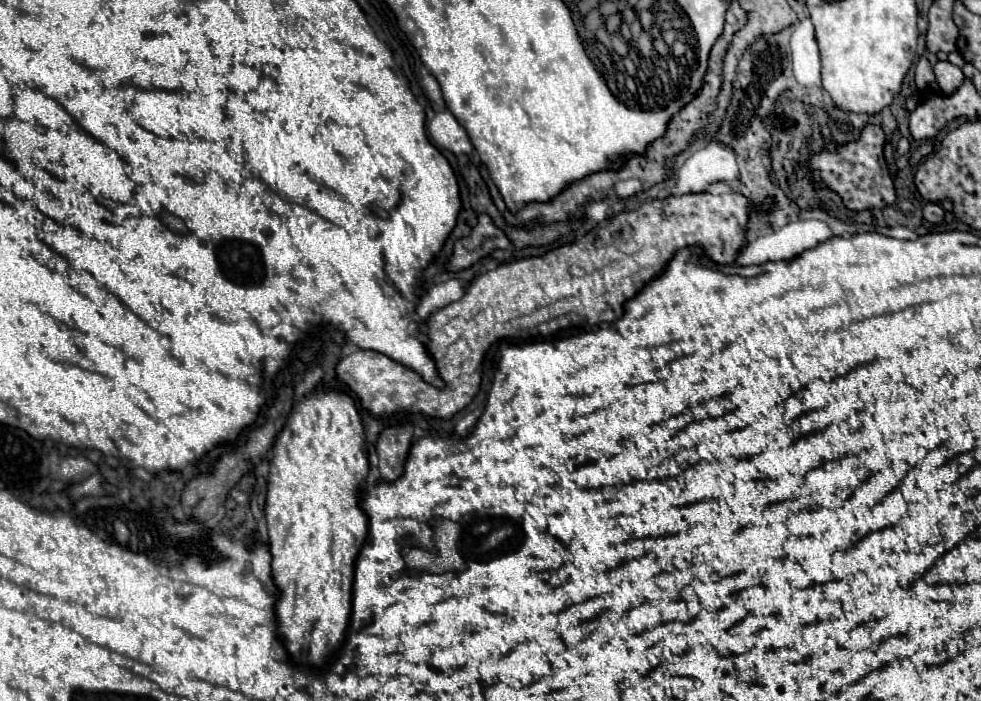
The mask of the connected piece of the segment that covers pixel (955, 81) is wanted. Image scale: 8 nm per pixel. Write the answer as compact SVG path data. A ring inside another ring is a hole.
M938 61L934 65L934 75L936 75L936 81L938 81L938 85L940 85L940 89L944 93L956 91L962 85L962 81L964 81L962 69L952 65L950 61Z

